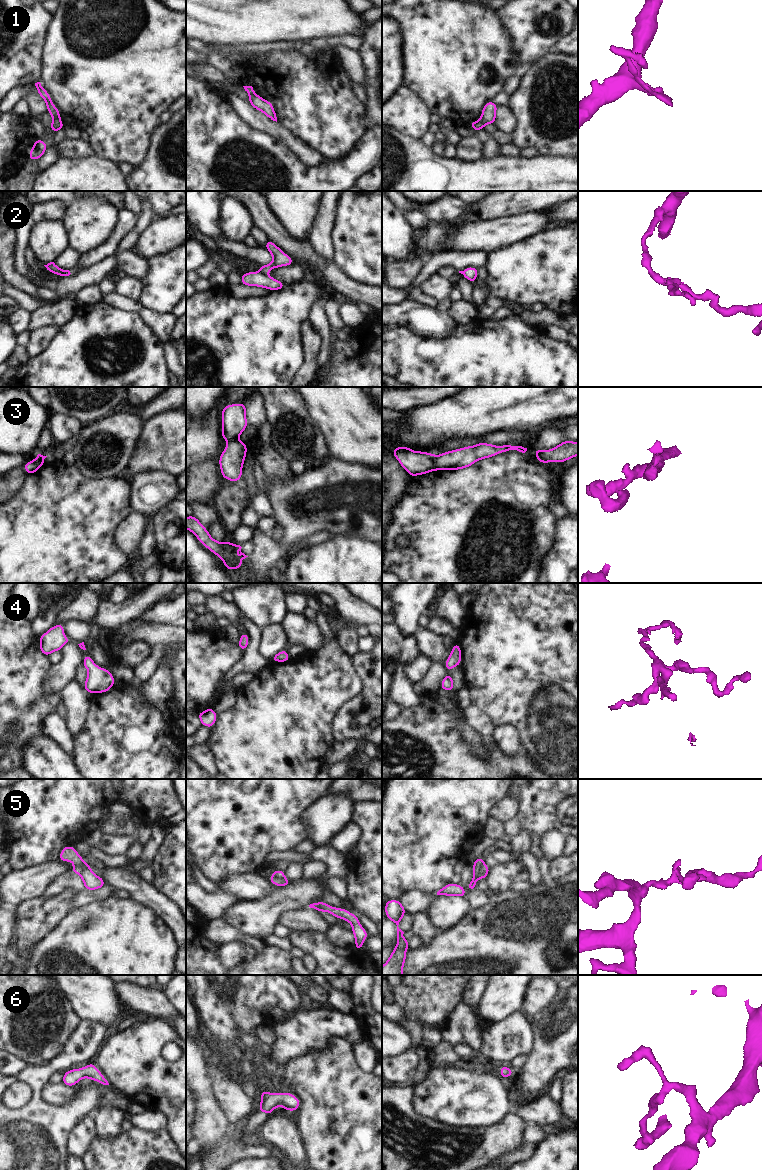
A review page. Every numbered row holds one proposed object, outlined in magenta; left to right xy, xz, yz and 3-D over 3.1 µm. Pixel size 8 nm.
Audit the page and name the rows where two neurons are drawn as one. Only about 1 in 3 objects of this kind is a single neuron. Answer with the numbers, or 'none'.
1, 2, 3, 5

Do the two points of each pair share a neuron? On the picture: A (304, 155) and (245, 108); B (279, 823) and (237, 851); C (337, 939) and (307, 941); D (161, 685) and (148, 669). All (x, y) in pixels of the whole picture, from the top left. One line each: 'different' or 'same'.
A: same
B: same
C: different
D: different

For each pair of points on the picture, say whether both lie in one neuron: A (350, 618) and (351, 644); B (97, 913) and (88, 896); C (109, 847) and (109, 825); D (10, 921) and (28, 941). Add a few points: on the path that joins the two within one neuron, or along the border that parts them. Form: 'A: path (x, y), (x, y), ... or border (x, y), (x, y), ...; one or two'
A: path (350, 624), (350, 638); one
B: border (111, 897), (74, 909); two
C: border (103, 833), (111, 835); two
D: border (15, 908), (17, 912), (16, 934); two

